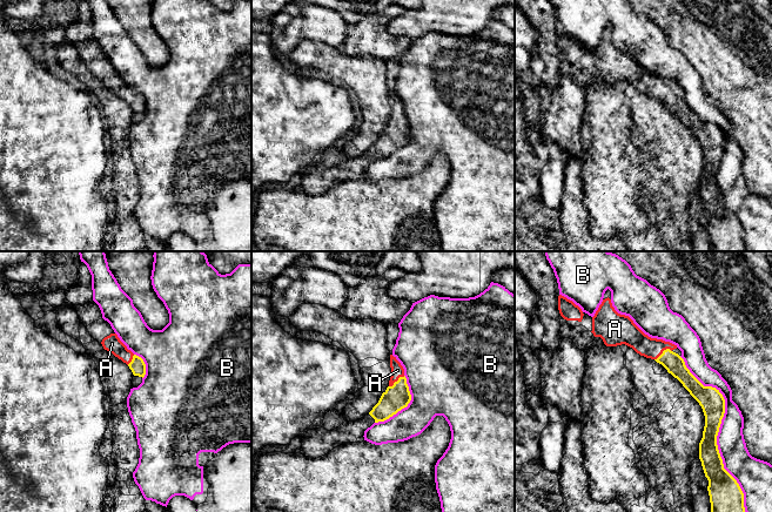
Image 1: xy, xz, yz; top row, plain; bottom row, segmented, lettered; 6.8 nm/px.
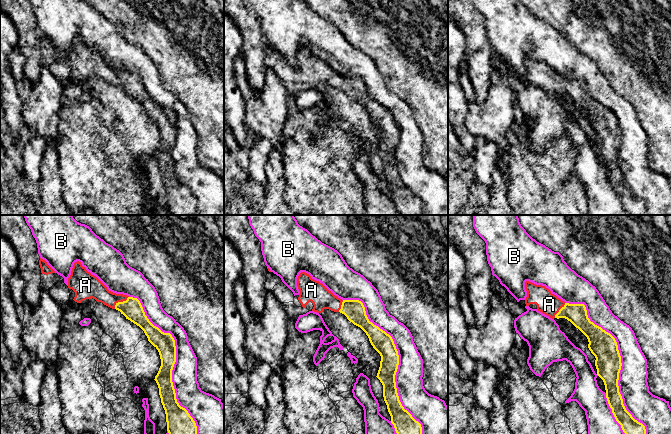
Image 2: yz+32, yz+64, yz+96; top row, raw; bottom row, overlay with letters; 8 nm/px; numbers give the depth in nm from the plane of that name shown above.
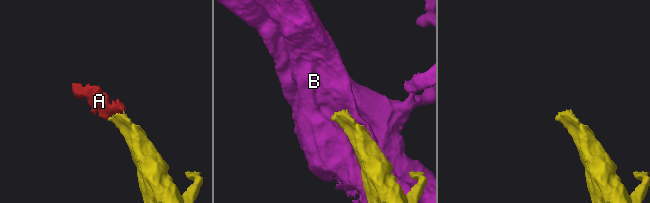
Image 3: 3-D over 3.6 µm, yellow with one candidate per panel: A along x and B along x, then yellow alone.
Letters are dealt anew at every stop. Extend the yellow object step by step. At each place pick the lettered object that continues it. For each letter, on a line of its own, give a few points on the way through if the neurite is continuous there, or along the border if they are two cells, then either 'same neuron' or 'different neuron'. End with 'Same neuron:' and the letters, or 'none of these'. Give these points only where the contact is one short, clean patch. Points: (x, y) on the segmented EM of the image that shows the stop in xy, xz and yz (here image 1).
A: way yz (672, 362), (663, 351), (642, 344), (631, 335); same neuron
B: different neuron
Same neuron: A

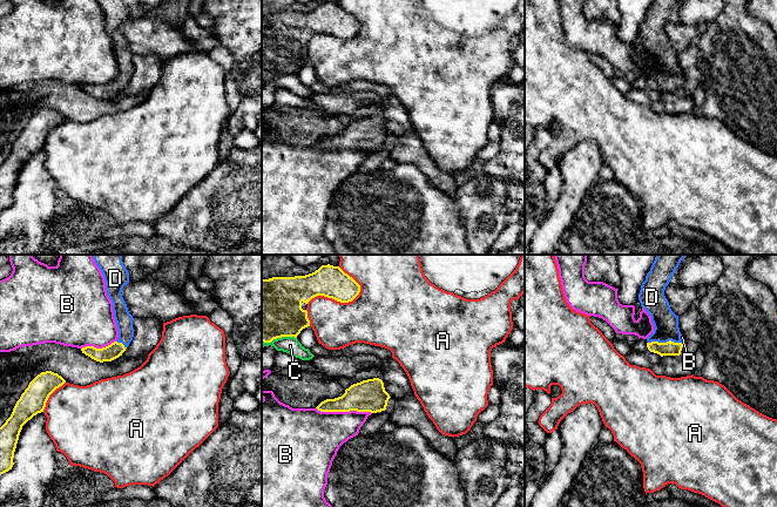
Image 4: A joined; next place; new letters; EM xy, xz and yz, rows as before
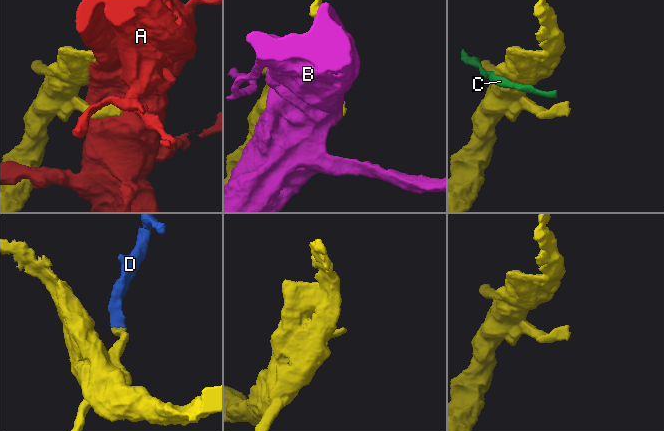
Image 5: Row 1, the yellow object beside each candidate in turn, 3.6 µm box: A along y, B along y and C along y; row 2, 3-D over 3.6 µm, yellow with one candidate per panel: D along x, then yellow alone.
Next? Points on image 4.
A: different neuron
B: different neuron
C: different neuron
D: border yz (682, 342), (648, 343); different neuron
Same neuron: none of these

